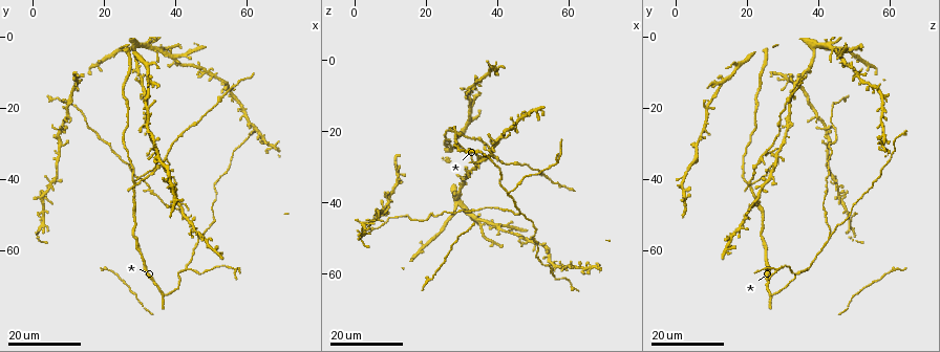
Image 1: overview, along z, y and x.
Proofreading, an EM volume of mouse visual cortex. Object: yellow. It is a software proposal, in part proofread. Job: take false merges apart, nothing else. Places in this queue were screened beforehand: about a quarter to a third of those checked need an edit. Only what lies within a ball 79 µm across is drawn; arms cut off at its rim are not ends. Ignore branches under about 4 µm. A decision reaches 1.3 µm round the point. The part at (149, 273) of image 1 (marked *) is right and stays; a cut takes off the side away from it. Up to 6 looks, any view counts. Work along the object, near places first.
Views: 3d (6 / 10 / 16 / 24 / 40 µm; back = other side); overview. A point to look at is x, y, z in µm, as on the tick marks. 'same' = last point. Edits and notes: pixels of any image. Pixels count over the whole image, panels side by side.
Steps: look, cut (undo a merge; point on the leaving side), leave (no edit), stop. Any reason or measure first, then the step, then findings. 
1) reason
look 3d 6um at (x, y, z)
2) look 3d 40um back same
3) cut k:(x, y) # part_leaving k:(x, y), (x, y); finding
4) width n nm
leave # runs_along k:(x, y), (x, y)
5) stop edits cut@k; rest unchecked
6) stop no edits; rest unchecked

look 3d 16um at (34.0, 32.0, 29.0)

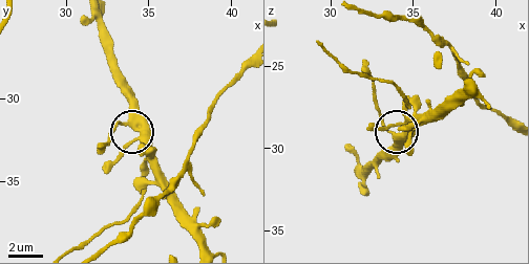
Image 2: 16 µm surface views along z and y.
look 3d 10um at (34.0, 31.4, 29.2)

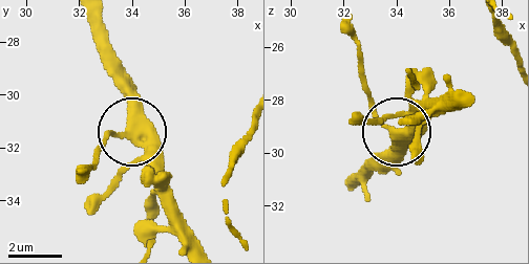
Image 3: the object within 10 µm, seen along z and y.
cut 3:(104, 139) # part_leaving 3:(121, 137), (109, 130), (96, 162), (78, 171); a second neuron is stuck on

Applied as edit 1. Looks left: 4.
four or more arms meet
look 3d 24um at (29.0, 42.0, 20.5)

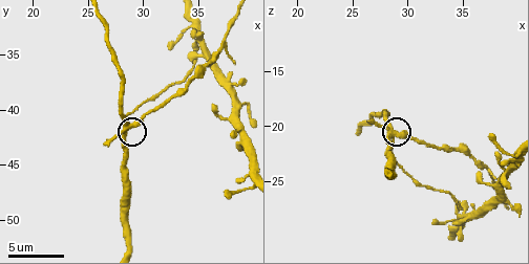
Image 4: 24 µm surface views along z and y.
look 3d 10um at (28.8, 41.6, 20.8)

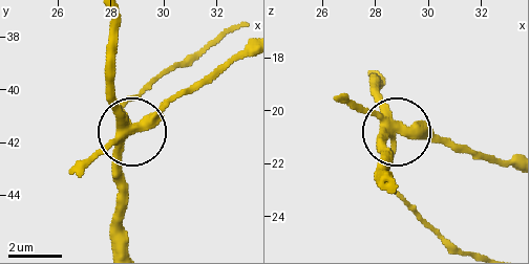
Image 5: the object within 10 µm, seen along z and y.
width 370 nm
cut 5:(161, 110) # part_leaving 5:(127, 132), (219, 78), (247, 50); a second neuron is stuck on

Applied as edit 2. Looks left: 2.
look 3d 16um at (46.5, 56.0, 43.0)

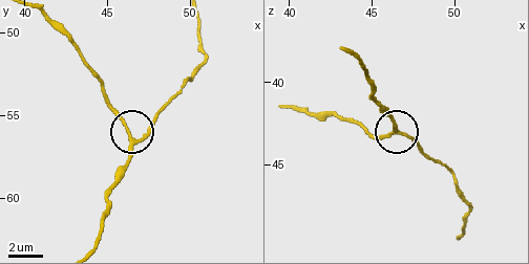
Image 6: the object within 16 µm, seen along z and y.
look 3d 6um at (46.7, 56.6, 43.2)

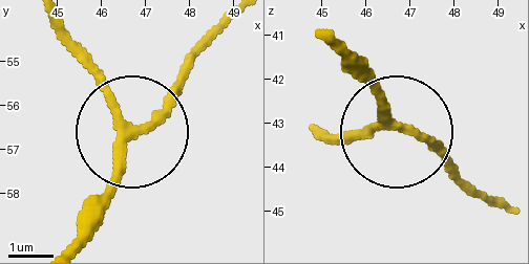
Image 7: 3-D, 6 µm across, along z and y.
leave # runs_along 7:(330, 39), (386, 117), (472, 193); one neuron here

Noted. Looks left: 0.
stop edits cut@3, cut@5; rest unchecked

